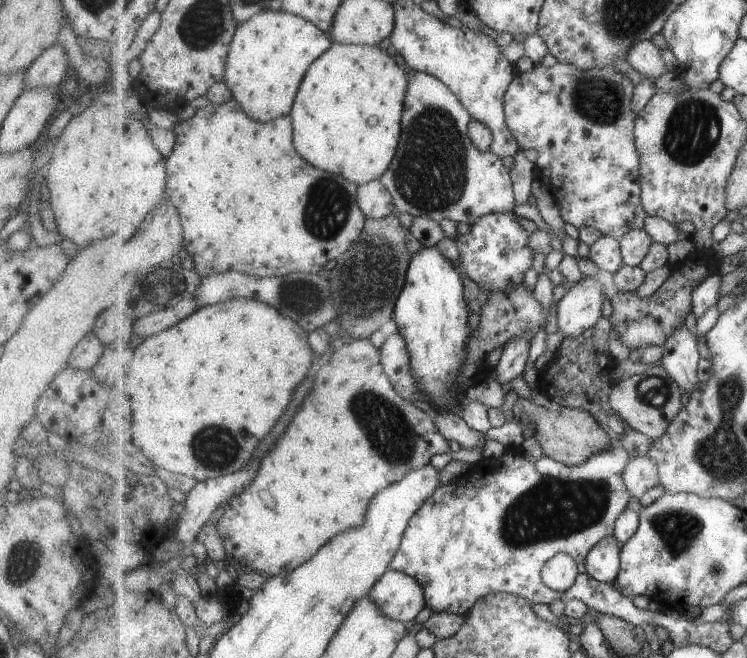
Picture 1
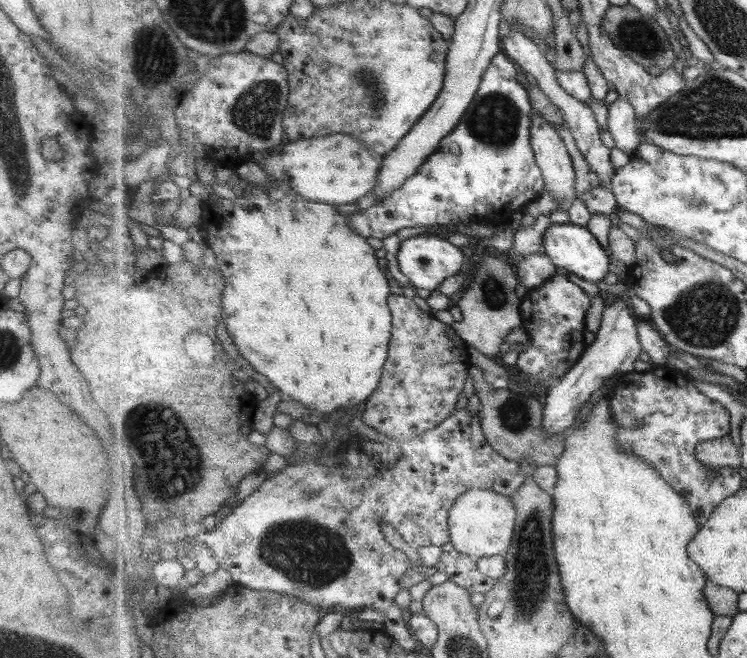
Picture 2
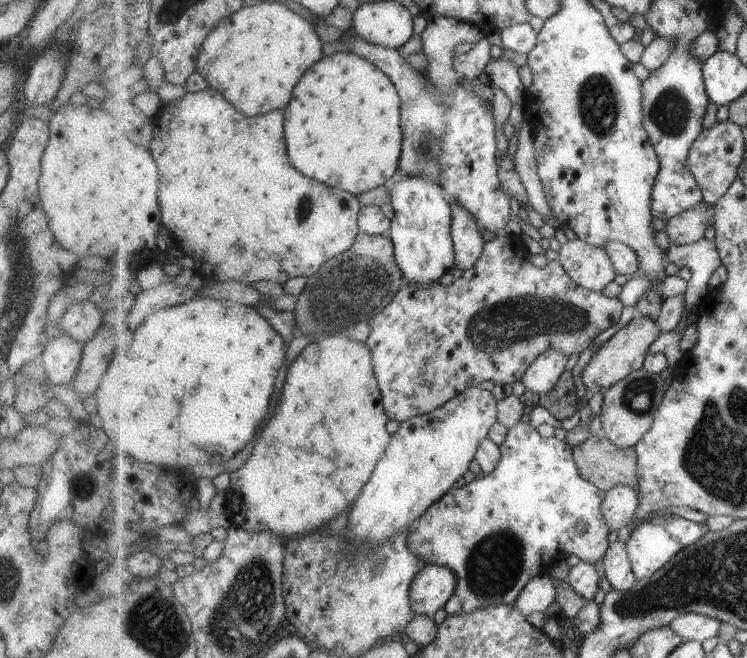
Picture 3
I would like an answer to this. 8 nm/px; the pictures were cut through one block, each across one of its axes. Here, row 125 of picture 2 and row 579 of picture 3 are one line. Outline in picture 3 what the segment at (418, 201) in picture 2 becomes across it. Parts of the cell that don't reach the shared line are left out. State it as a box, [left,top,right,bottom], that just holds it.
[407,422,610,615]

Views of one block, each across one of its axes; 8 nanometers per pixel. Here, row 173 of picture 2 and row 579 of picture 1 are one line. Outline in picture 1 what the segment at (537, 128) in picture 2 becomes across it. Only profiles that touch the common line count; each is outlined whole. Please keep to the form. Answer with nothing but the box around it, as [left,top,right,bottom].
[543,552,580,593]

